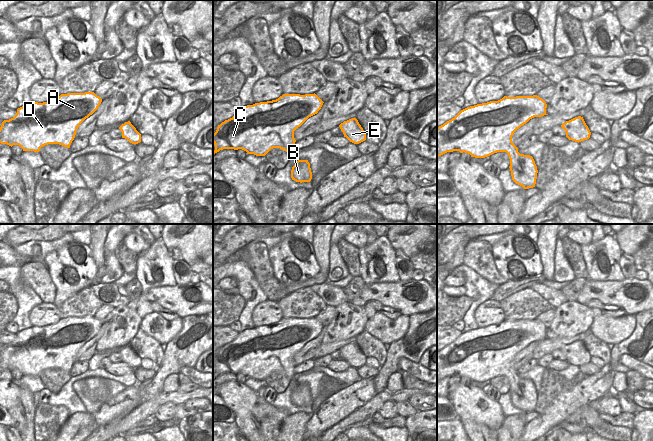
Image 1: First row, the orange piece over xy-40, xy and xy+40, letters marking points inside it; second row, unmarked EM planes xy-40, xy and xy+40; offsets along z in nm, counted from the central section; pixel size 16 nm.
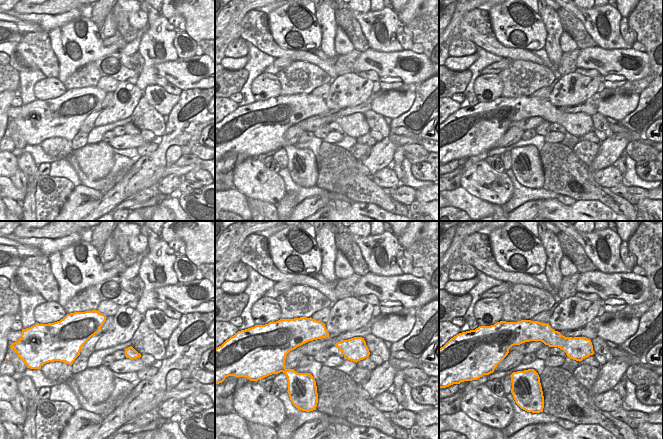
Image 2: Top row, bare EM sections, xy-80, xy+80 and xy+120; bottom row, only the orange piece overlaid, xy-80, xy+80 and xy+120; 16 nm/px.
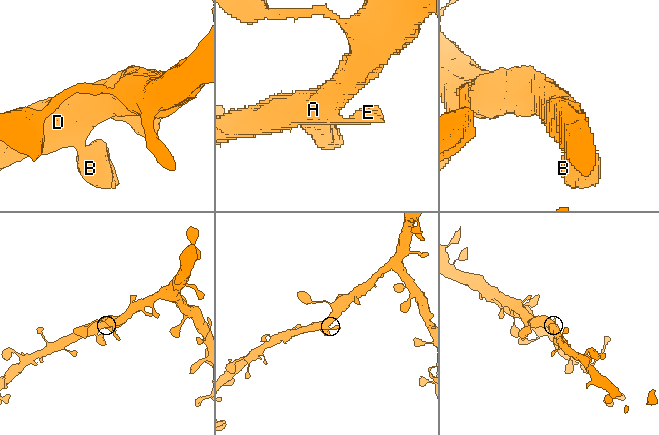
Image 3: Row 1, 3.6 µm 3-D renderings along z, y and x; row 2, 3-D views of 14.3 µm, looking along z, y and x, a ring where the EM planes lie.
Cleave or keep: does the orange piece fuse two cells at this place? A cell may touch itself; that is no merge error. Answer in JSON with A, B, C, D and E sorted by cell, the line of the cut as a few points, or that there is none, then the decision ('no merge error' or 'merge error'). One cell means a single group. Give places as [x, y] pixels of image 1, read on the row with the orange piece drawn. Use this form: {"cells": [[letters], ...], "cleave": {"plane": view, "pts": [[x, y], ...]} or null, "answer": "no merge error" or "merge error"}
{"cells": [["A", "B", "C", "D", "E"]], "cleave": null, "answer": "no merge error"}

